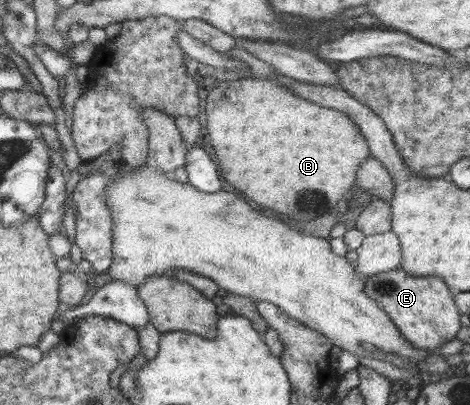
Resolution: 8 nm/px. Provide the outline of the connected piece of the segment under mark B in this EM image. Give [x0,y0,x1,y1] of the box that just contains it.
[205,76,370,225]

